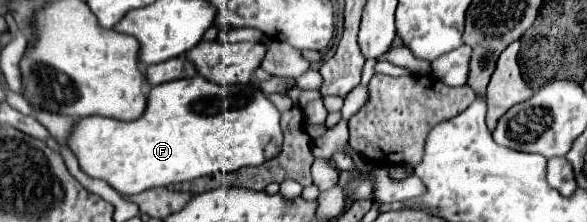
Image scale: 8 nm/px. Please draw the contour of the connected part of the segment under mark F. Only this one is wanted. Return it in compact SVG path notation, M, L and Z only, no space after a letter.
M201 75L153 87L147 95L145 113L137 121L117 121L93 115L77 119L69 131L69 149L79 159L81 171L93 179L109 183L123 195L137 195L151 187L167 187L171 183L183 183L219 171L237 171L241 167L261 165L281 151L281 143L283 133L279 127L279 111L273 103L269 103L265 93L251 83L219 87Z

